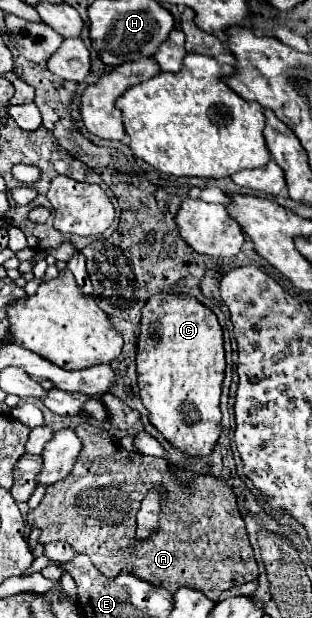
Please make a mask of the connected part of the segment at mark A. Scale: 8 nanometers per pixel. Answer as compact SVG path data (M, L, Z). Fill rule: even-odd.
M84 422L76 426L74 432L84 444L80 458L76 460L68 478L48 486L40 506L34 510L28 510L28 516L26 516L30 526L42 530L42 536L40 536L42 544L56 542L56 540L68 542L76 552L90 556L94 566L108 578L118 576L120 570L130 570L138 578L154 586L164 586L172 594L178 588L186 586L186 588L202 590L210 600L218 600L222 592L258 578L258 562L248 542L248 532L238 512L236 496L220 478L214 478L210 474L196 474L192 478L192 484L182 484L176 476L176 470L166 460L156 456L146 456L140 452L128 452L112 444L108 430L96 424ZM168 480L174 480L174 484L168 486L166 484ZM162 484L168 488L168 504L162 510L164 514L160 516L160 528L150 538L136 542L134 520L140 510L142 496L146 496L150 488L162 486Z

